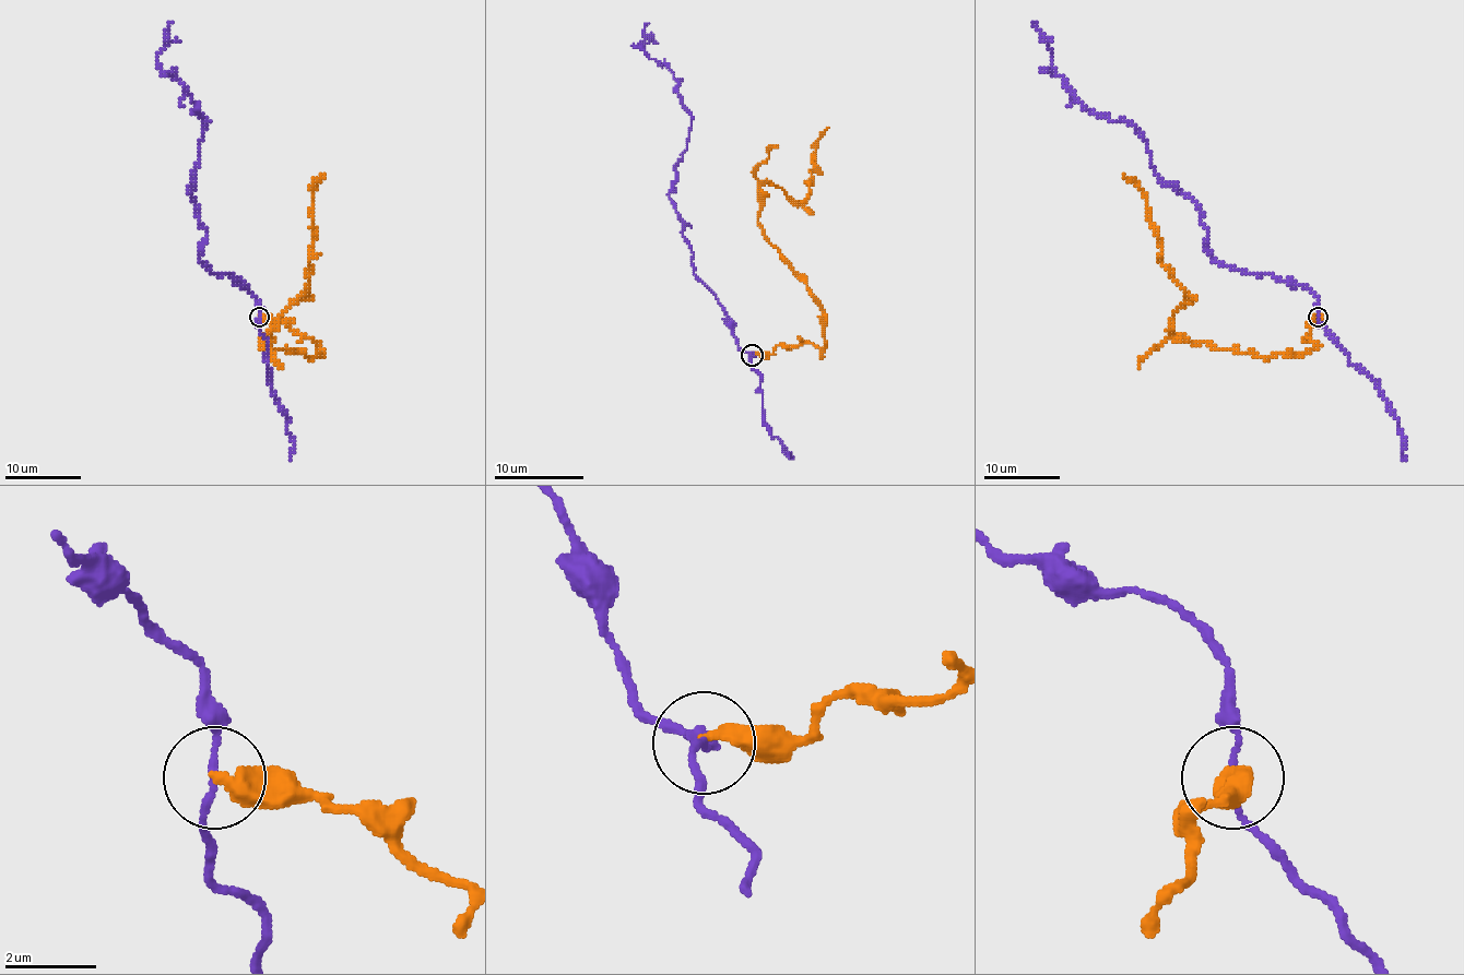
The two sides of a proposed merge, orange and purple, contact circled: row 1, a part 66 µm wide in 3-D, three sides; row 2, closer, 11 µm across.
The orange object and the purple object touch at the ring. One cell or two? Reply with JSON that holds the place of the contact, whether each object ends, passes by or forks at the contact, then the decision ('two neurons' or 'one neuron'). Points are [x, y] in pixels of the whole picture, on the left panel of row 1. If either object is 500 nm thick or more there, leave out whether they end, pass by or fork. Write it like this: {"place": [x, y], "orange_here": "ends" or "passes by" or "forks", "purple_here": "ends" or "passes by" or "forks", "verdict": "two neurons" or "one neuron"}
{"place": [259, 317], "orange_here": "ends", "purple_here": "passes by", "verdict": "two neurons"}

